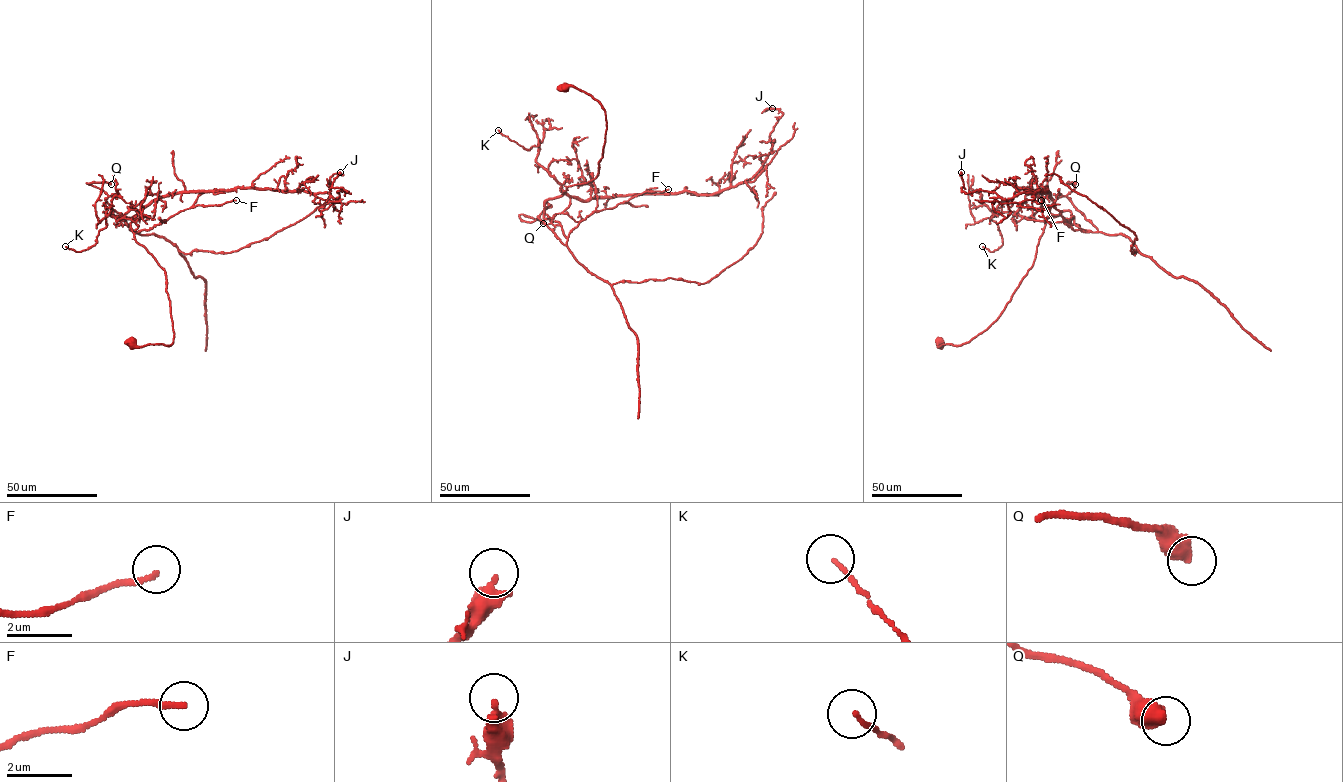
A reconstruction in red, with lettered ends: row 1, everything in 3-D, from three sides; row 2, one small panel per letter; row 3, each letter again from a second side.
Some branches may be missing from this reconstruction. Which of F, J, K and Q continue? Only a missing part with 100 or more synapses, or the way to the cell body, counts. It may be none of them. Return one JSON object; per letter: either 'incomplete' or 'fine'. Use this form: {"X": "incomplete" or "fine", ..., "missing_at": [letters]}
{"F": "fine", "J": "fine", "K": "fine", "Q": "fine", "missing_at": []}

